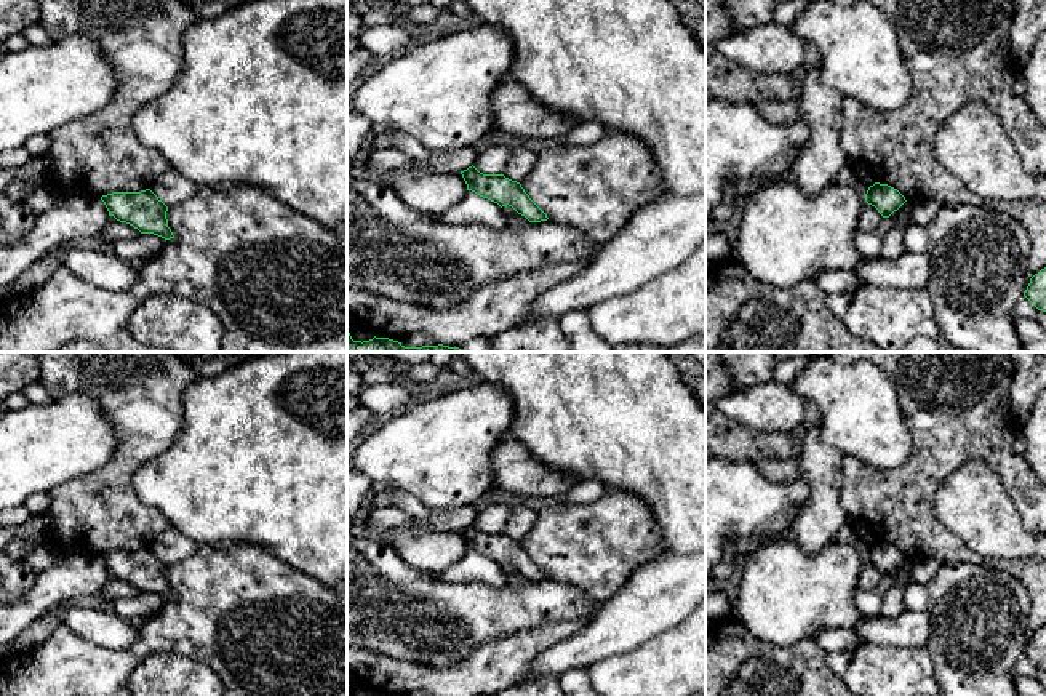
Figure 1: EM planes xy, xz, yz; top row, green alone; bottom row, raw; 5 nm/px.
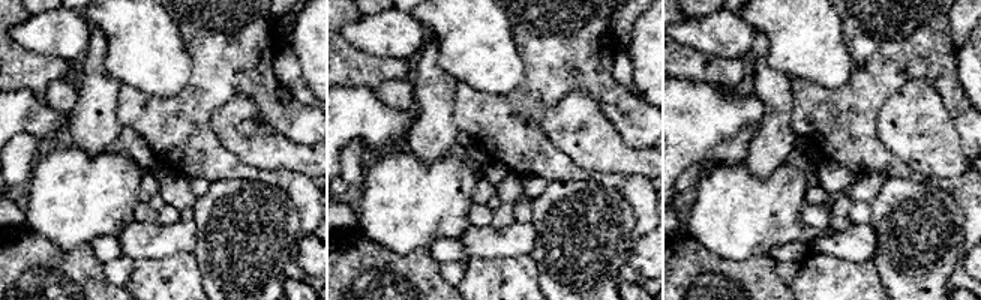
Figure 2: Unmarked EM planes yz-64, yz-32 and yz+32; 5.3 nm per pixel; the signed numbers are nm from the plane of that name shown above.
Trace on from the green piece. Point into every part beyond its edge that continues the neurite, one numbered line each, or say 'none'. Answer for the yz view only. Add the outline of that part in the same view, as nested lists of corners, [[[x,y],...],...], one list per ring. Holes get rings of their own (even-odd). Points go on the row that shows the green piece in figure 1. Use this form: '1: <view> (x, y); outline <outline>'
none

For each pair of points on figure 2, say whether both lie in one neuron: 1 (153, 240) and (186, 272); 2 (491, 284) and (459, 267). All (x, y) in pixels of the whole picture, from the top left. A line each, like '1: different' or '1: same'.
1: different
2: different

